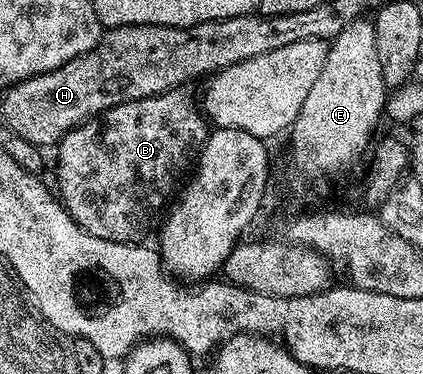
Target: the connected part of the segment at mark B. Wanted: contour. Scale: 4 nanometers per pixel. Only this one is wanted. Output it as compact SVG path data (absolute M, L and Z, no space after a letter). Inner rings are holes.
M184 87L167 89L157 97L116 105L104 110L102 119L86 120L60 140L55 150L55 188L78 227L114 243L130 245L143 238L140 236L151 227L156 212L165 208L164 200L173 196L172 188L193 168L208 139L206 117L188 91Z

